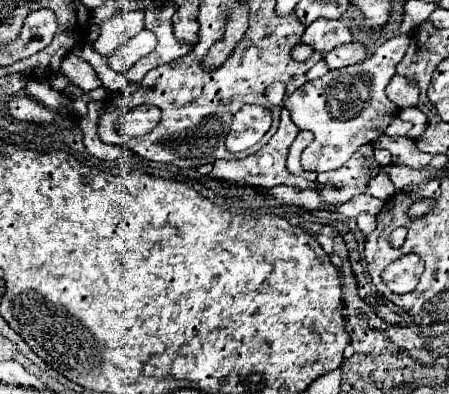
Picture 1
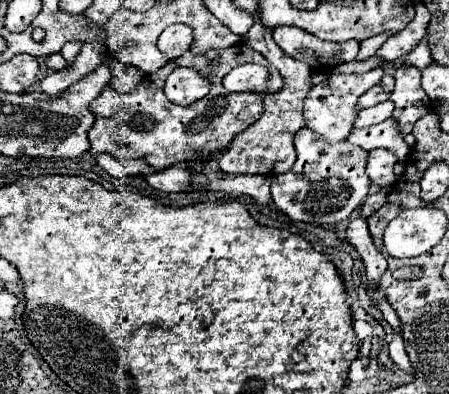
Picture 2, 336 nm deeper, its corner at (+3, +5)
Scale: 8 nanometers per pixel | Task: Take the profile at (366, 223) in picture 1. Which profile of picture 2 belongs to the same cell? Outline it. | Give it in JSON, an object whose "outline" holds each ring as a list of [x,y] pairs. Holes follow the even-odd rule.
{"outline":[[[394,335],[392,343],[390,343],[390,357],[400,371],[412,373],[412,365],[410,365],[410,359],[408,359],[406,351],[404,351],[404,341],[402,341],[400,335]]]}

